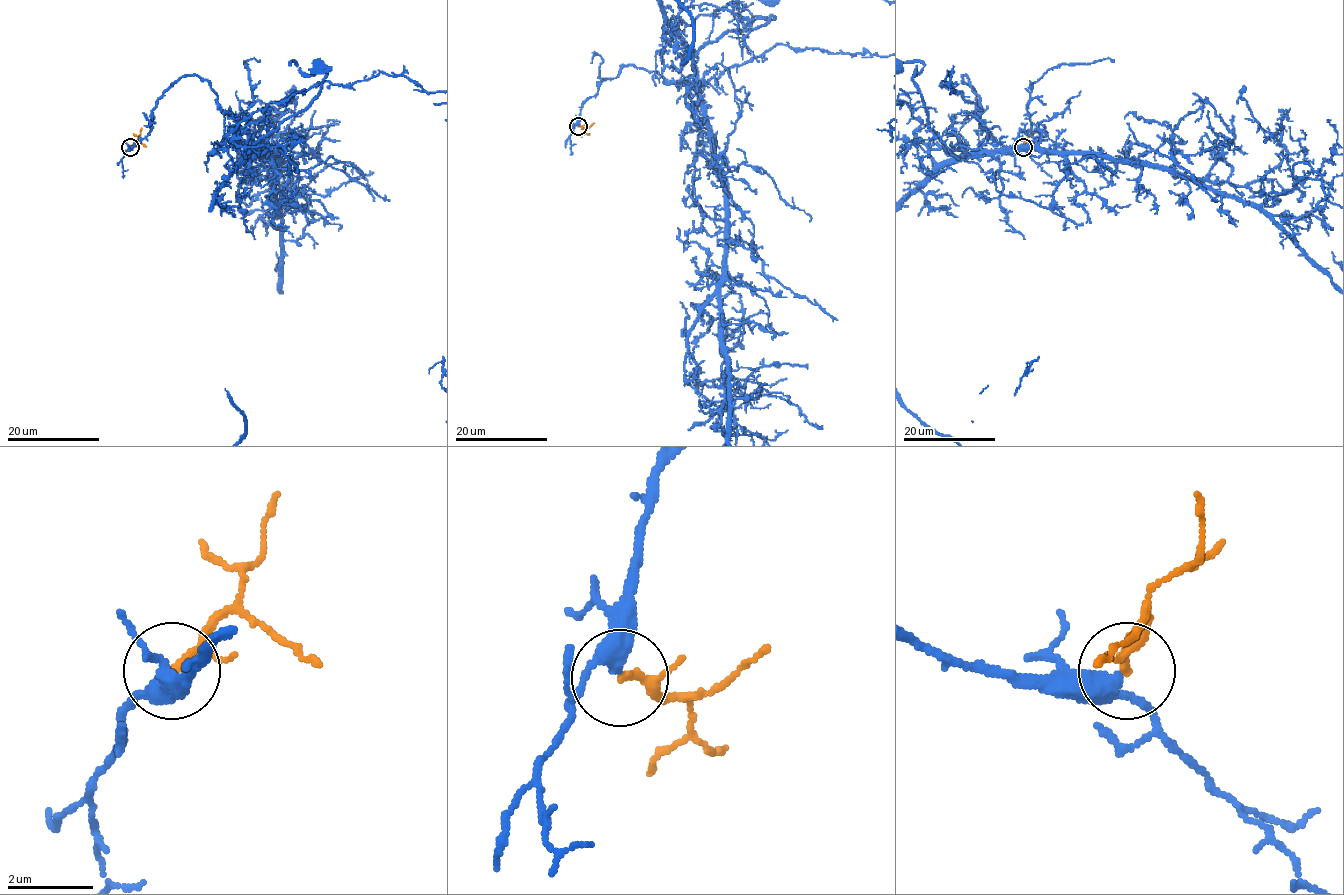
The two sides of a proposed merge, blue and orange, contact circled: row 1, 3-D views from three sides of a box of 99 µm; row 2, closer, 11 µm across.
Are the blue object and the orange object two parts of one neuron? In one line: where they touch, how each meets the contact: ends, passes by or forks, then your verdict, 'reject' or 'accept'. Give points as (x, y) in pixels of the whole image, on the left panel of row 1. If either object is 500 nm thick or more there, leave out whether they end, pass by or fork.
place (130, 147); blue passes by; orange passes by; accept

